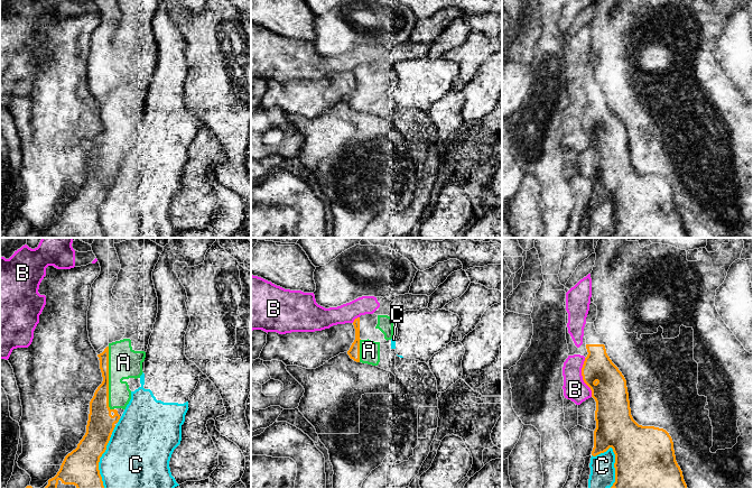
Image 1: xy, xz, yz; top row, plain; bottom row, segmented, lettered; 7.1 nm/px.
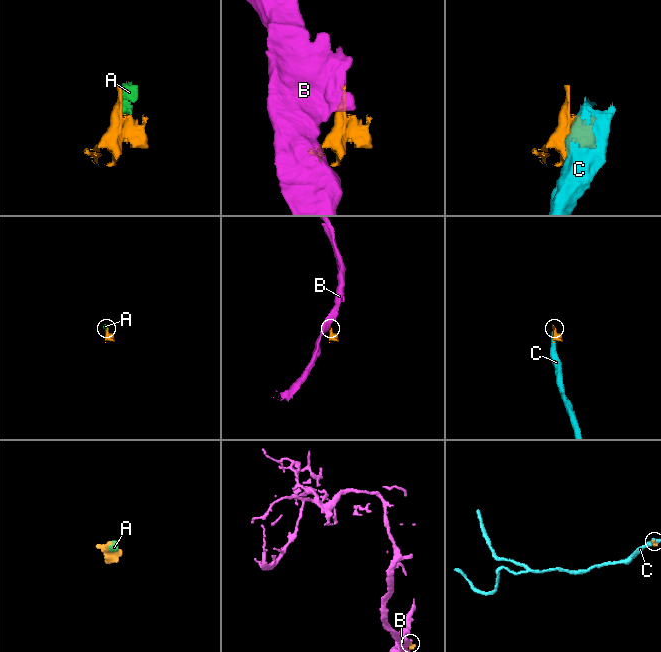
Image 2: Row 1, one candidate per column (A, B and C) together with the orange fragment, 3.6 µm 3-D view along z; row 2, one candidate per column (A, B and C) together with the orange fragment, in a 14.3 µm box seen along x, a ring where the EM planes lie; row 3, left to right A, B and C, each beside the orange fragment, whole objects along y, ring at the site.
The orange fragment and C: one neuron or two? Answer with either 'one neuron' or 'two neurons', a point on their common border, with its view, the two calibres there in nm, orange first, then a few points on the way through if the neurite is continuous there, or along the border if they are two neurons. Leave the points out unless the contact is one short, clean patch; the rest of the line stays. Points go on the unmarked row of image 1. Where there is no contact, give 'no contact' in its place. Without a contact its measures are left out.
two neurons; contact yz (615, 218); calibres 480 and 180 nm

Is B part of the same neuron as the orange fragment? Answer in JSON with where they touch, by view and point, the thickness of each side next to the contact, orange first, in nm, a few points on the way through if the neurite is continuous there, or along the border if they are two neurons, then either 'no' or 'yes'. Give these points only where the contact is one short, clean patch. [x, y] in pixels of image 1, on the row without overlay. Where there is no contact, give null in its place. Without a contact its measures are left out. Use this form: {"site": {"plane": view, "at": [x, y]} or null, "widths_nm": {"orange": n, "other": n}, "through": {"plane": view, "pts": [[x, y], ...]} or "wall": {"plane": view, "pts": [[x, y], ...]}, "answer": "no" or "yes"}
{"site": {"plane": "yz", "at": [583, 126]}, "widths_nm": {"orange": 240, "other": 160}, "answer": "no"}

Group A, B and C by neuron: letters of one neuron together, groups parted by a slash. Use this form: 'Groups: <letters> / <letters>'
Groups: A / B / C

